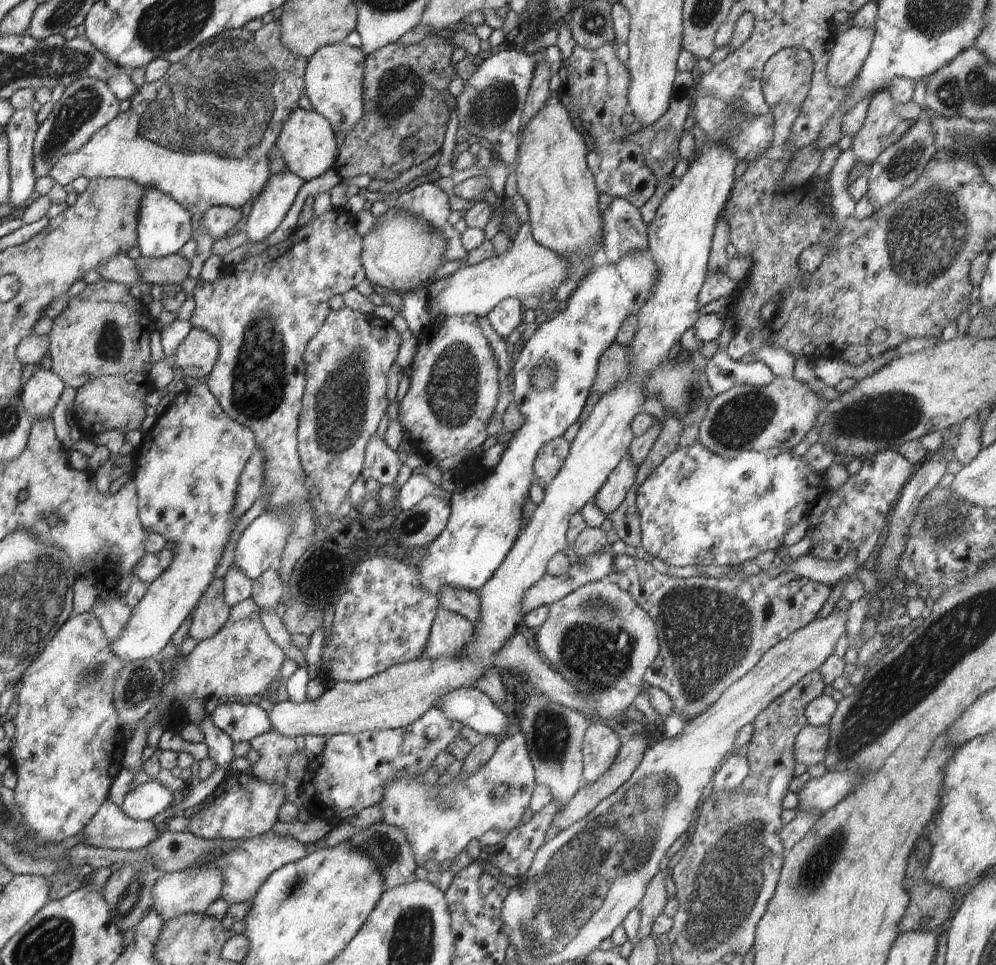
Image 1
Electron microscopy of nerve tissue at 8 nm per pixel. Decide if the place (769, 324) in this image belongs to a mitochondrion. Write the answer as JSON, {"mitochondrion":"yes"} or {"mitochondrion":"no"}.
{"mitochondrion":"no"}

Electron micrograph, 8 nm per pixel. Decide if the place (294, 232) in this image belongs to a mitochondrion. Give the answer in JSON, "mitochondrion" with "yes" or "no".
{"mitochondrion":"no"}

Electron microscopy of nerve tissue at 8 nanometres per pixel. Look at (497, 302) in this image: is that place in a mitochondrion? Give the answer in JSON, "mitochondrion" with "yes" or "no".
{"mitochondrion":"no"}

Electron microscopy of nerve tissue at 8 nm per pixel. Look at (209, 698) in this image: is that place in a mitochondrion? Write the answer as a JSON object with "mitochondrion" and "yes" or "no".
{"mitochondrion":"no"}

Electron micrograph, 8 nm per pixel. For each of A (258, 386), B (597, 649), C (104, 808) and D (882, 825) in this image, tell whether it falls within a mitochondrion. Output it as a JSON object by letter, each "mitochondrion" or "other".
{"A":"mitochondrion","B":"mitochondrion","C":"other","D":"other"}

